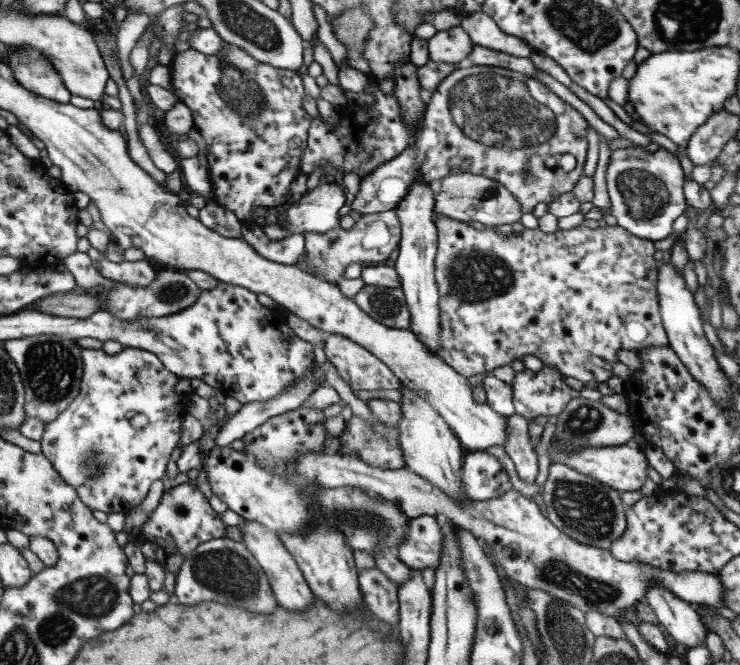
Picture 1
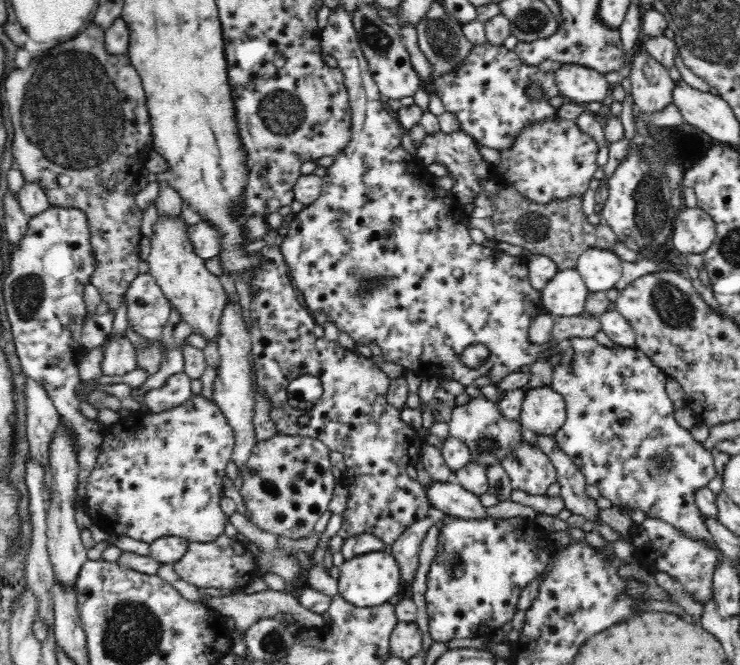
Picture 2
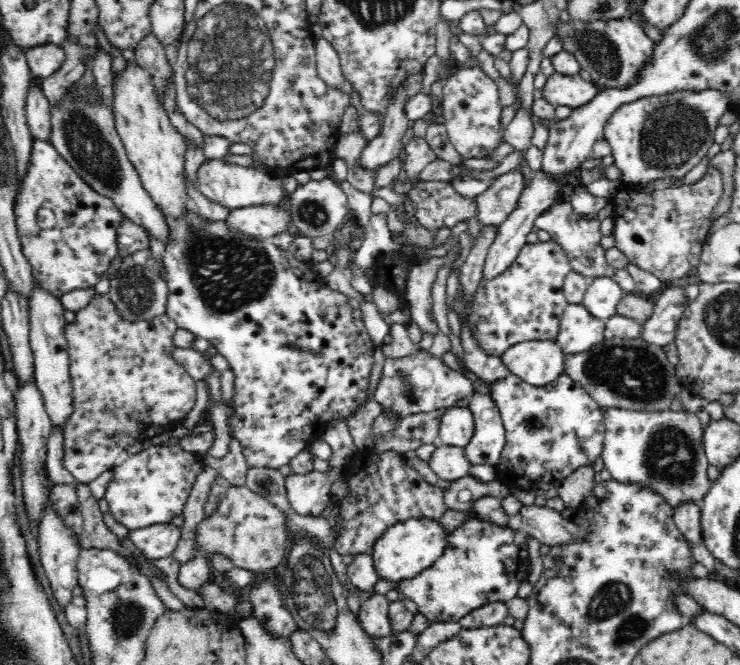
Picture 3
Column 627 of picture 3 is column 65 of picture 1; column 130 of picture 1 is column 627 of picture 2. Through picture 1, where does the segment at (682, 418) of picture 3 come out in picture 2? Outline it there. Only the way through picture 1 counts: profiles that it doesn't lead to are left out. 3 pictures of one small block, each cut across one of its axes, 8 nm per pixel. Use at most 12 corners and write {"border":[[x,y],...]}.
{"border":[[569,338],[554,435],[587,484],[714,543],[714,457],[640,349]]}

